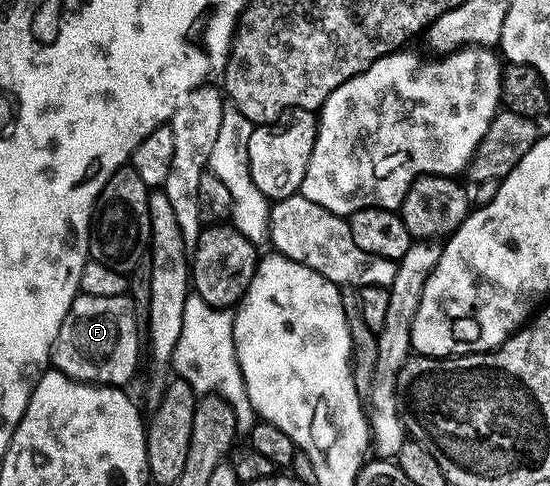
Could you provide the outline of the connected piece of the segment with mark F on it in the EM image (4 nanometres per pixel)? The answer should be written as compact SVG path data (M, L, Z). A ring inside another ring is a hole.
M81 293L71 303L67 315L63 319L63 327L59 327L59 335L53 344L52 368L58 369L72 381L84 381L86 385L128 386L133 372L137 369L137 352L143 349L143 341L137 338L137 317L133 302L128 296L104 297Z

